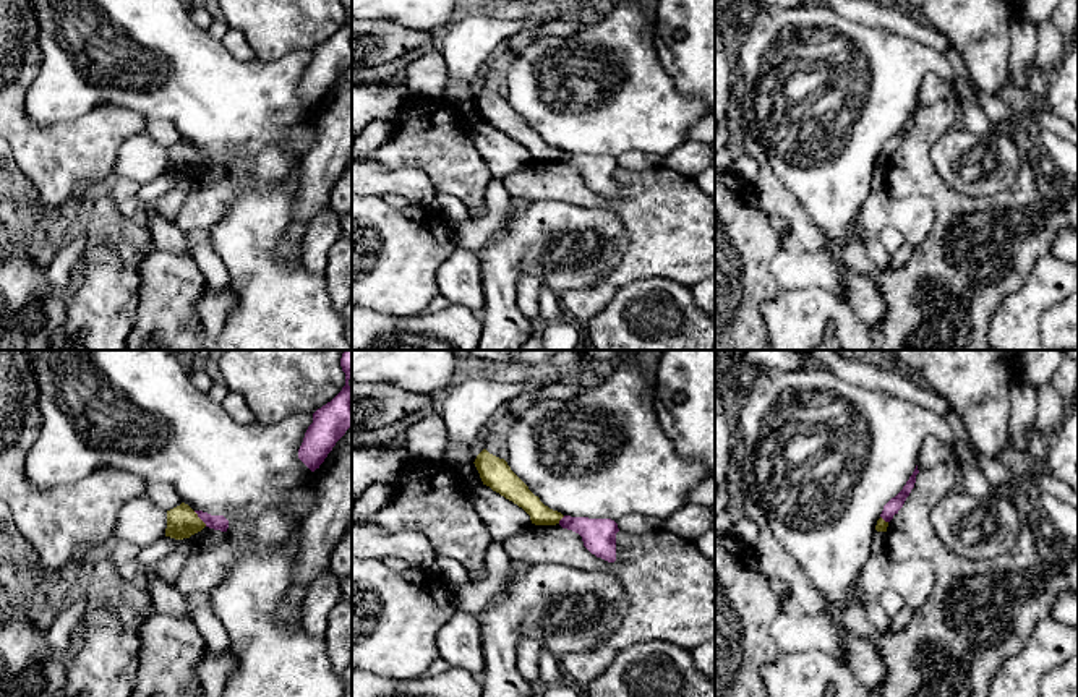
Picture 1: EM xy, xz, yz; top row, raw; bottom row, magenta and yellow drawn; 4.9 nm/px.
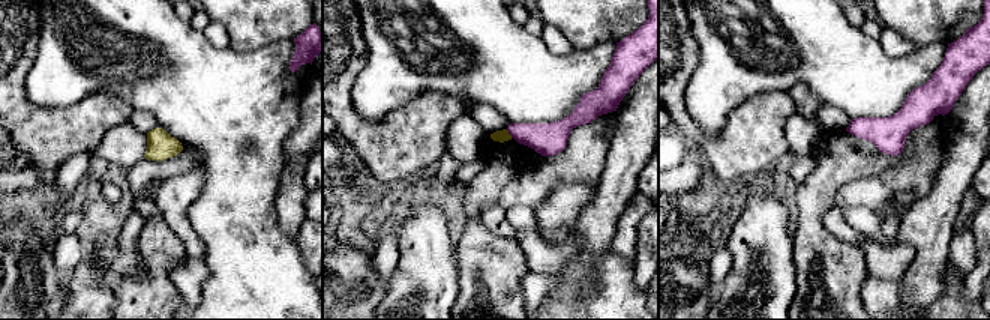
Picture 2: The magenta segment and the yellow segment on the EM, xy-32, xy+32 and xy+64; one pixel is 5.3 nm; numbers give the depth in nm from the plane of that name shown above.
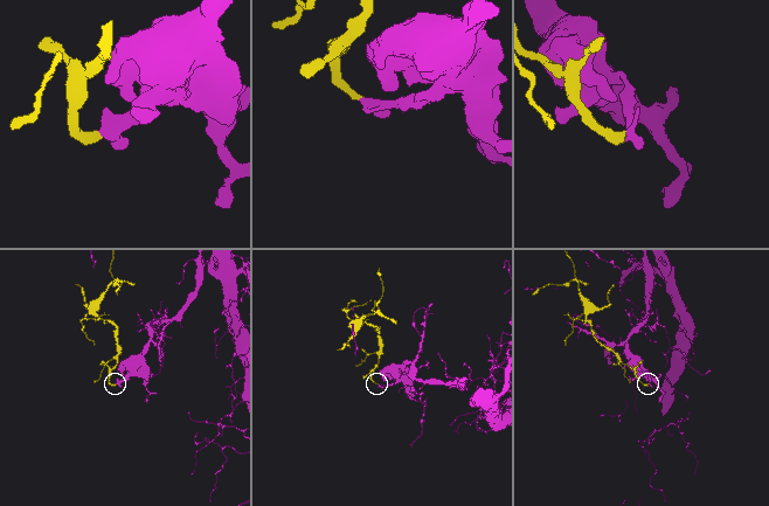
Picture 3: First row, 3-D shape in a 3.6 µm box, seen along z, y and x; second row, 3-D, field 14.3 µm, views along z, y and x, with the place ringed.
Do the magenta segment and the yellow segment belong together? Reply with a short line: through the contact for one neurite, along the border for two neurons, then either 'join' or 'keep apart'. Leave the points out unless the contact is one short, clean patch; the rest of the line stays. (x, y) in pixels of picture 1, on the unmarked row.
xy (193, 148), (206, 162) | keep apart

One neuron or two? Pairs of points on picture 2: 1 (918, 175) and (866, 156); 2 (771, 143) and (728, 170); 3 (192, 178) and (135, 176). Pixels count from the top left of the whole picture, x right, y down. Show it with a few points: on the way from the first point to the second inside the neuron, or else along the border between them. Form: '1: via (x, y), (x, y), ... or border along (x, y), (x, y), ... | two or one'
1: border along (909, 135), (911, 153), (906, 158), (860, 179) | two
2: via (761, 143), (755, 143), (738, 160) | one
3: border along (188, 167), (161, 182) | two

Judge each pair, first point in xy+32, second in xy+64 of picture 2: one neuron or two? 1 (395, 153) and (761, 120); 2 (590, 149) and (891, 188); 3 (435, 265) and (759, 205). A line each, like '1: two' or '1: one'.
1: one
2: one
3: one

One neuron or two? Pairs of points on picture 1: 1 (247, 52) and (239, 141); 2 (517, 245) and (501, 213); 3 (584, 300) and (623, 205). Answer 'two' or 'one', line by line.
1: two
2: two
3: one

